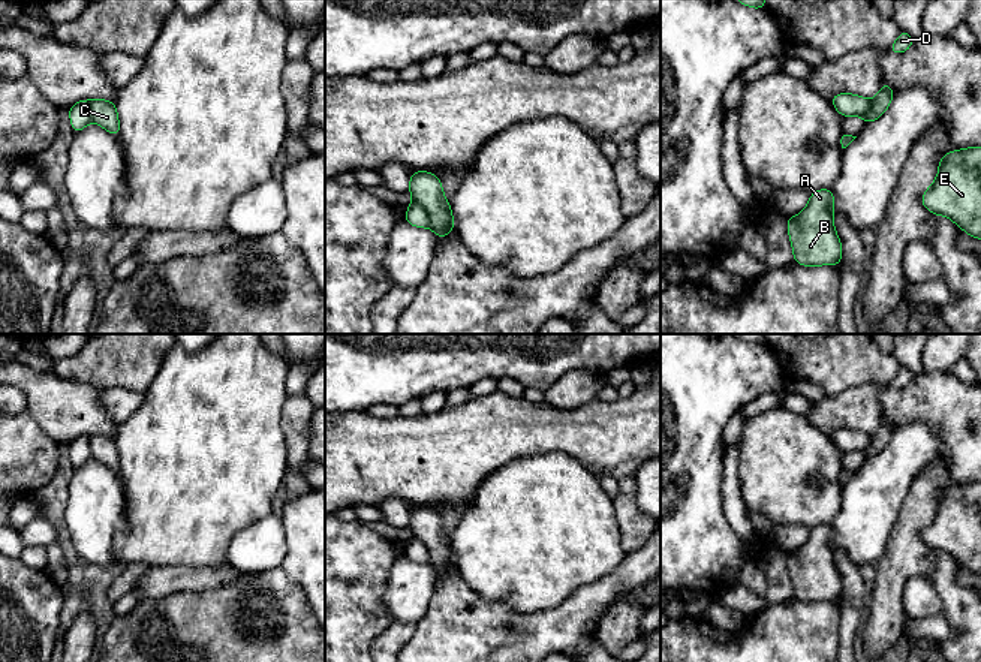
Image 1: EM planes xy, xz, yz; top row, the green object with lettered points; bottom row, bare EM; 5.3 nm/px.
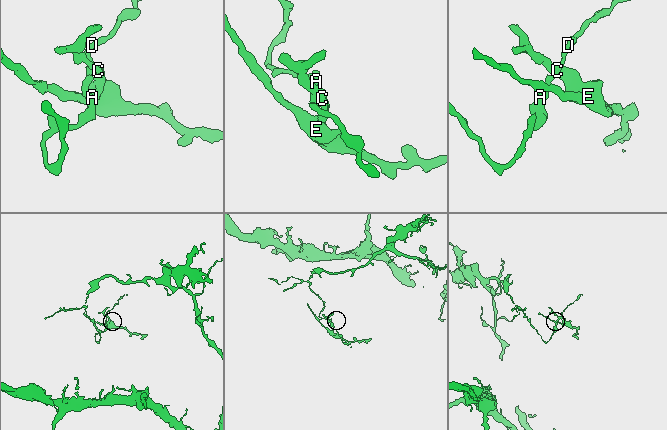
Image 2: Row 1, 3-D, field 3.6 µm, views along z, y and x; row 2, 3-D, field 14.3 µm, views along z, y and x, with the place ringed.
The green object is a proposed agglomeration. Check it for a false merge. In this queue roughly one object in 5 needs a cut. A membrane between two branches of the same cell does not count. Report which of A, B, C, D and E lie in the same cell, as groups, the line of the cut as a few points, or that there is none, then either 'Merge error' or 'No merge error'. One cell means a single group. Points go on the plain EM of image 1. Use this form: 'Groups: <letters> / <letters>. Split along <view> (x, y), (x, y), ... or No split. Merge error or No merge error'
Groups: A B D / C E. Split along xz (414, 536), (424, 544), (430, 560). Merge error

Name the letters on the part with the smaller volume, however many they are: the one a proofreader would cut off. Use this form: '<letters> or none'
C, E

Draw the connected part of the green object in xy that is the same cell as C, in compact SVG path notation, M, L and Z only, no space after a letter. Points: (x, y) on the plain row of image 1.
M93 434L90 436L91 455L108 466L115 473L120 473L120 458L115 445L115 437Z

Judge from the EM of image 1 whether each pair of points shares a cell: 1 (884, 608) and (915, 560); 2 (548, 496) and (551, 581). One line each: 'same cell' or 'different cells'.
1: same cell
2: same cell

